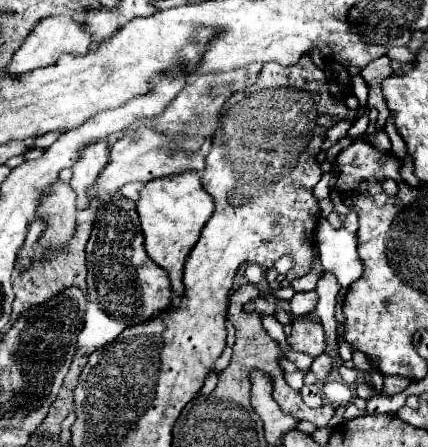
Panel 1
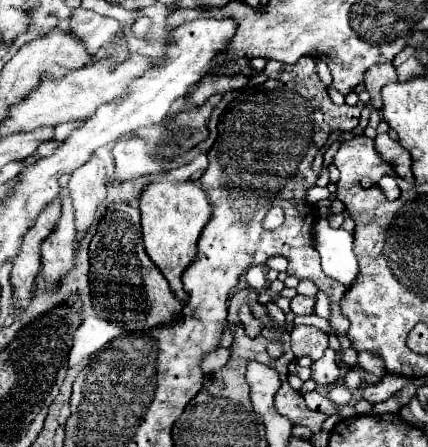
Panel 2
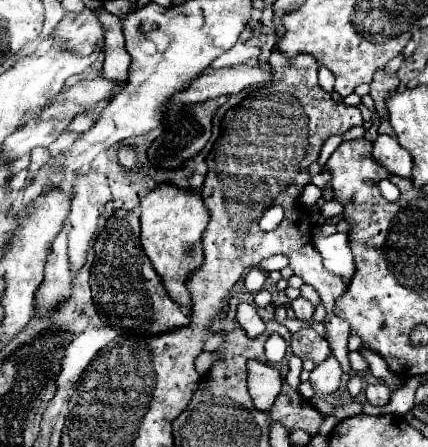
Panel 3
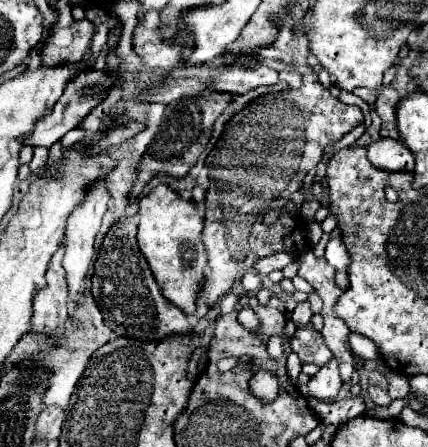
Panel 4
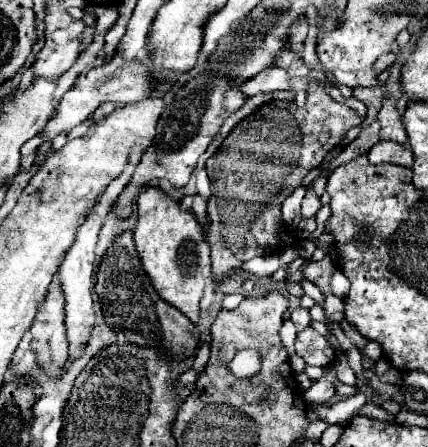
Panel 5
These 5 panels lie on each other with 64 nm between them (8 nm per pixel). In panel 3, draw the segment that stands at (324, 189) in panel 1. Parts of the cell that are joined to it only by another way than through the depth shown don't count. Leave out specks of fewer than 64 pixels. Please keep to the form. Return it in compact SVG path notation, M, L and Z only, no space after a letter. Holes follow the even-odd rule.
M310 183L304 187L304 190L300 196L300 202L303 206L310 207L315 205L318 199L322 196L322 189Z

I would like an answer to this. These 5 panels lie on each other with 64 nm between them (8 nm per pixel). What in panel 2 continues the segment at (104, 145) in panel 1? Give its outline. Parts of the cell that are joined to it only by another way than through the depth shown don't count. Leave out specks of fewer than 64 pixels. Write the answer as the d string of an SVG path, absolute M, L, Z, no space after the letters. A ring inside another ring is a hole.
M92 154L92 158L76 168L72 172L72 178L68 182L68 190L74 198L74 212L76 212L76 230L78 230L78 240L86 234L96 206L106 198L106 182L110 178L110 172L114 168L112 158L100 158Z

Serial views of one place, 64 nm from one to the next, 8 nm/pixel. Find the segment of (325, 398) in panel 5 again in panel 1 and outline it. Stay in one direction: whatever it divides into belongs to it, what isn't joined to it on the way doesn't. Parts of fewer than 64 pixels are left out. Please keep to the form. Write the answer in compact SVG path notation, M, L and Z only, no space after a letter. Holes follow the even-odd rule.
M328 354L316 356L314 362L312 362L312 366L310 366L310 370L316 374L318 380L326 380L326 376L328 376L330 370L332 370L332 366L330 366L330 356L328 356Z

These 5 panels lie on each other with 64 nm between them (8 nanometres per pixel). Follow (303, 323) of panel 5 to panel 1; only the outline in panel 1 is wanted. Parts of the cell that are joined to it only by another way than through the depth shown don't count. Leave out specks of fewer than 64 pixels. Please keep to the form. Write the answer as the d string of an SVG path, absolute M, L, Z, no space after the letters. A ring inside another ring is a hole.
M310 290L310 292L298 292L290 300L290 308L292 308L294 316L312 314L312 310L316 308L316 304L318 304L318 294L314 290Z

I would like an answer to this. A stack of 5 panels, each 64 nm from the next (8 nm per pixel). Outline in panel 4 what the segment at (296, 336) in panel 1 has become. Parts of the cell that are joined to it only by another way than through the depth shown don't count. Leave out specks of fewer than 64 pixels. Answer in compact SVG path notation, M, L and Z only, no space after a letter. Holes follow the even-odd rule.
M310 326L296 330L292 336L292 350L300 356L300 360L308 360L318 366L324 366L332 358L332 352L324 344L320 332Z

